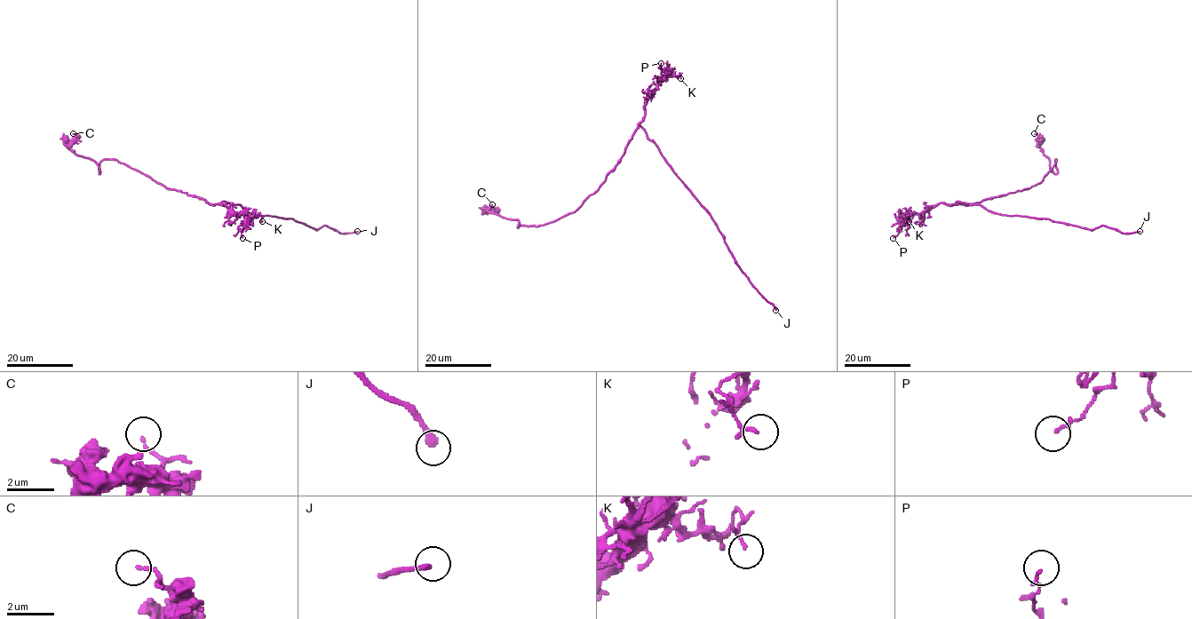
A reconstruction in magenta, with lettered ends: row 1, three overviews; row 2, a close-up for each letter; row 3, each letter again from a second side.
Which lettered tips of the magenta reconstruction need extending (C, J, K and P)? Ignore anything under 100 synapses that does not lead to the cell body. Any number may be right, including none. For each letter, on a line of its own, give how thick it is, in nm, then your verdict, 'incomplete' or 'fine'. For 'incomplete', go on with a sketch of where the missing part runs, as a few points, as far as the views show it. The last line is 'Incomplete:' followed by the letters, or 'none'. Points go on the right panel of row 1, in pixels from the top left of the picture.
C: calibre 130 nm; fine
J: calibre 260 nm; incomplete; course (1140, 231), (1161, 238)
K: calibre 120 nm; fine
P: calibre 140 nm; fine
Incomplete: J

